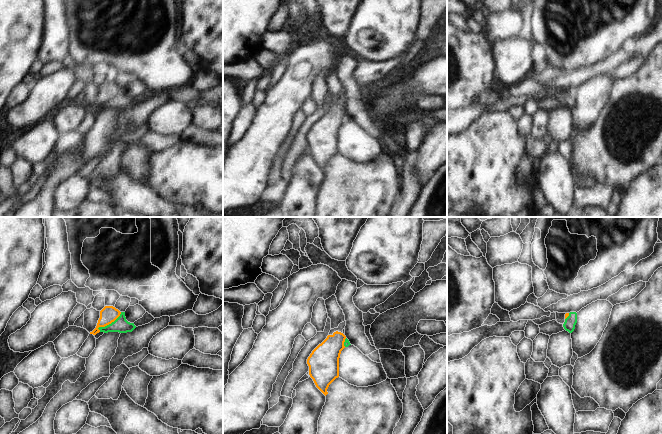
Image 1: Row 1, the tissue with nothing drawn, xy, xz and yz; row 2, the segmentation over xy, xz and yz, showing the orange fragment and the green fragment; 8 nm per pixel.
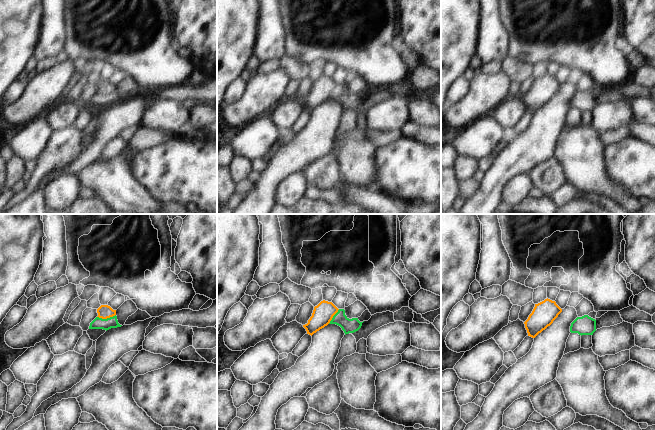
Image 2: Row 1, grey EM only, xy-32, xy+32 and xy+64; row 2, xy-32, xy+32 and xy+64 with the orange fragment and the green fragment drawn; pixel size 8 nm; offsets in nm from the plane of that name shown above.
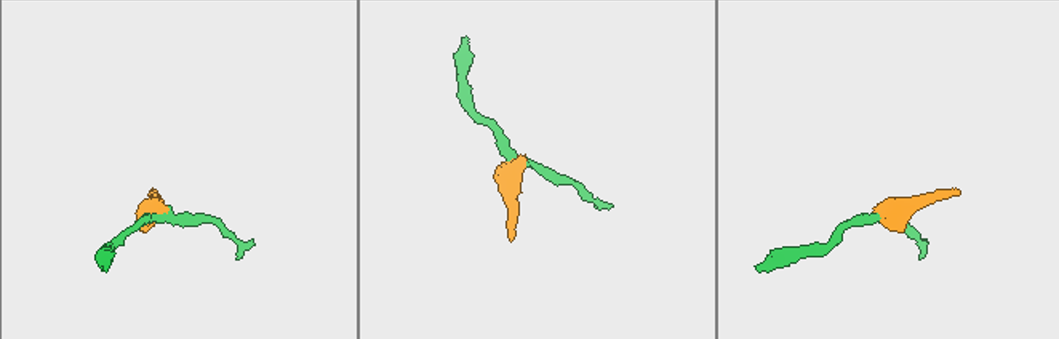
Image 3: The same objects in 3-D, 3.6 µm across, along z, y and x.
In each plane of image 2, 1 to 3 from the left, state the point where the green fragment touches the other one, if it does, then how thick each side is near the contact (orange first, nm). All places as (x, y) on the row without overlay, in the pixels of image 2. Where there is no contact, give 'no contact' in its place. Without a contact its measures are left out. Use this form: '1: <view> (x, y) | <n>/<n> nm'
1: xy-32 (106, 94) | 110/100 nm
2: xy+32 (333, 91) | 160/110 nm
3: no contact

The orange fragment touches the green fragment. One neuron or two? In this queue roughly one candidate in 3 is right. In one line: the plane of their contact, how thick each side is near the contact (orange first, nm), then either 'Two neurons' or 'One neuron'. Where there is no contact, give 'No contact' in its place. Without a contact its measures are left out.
Touches orange in xy. Thickness 140 nm (orange) against 120 nm. Two neurons.

